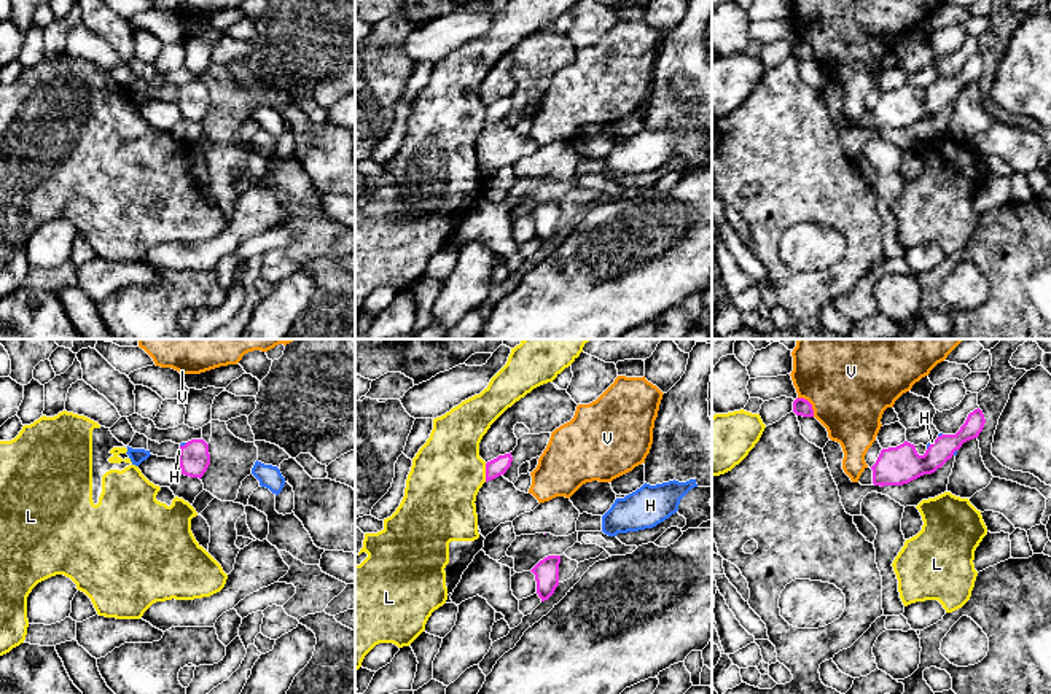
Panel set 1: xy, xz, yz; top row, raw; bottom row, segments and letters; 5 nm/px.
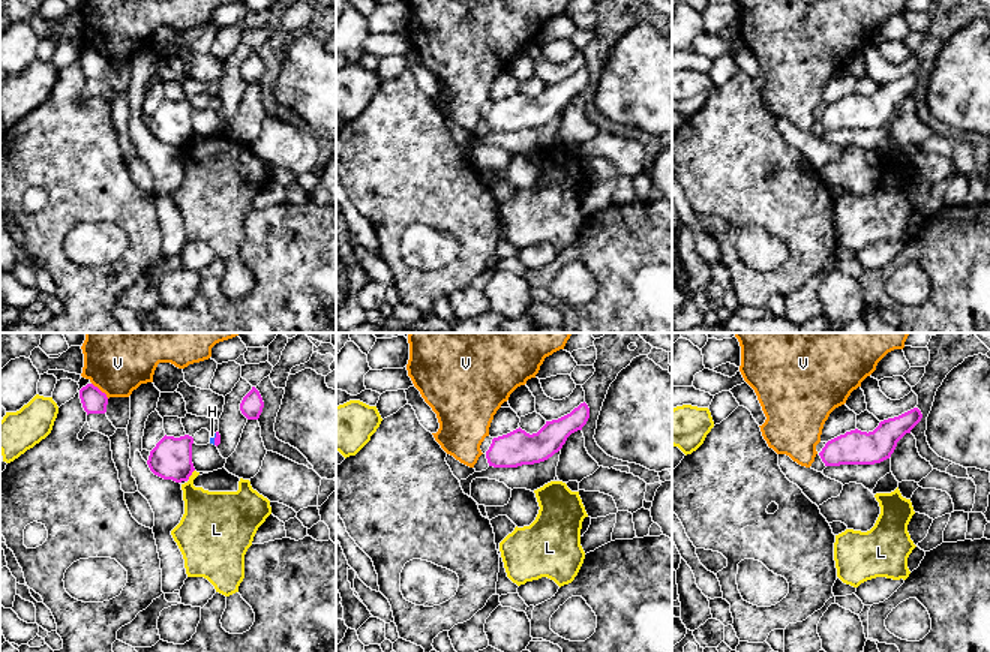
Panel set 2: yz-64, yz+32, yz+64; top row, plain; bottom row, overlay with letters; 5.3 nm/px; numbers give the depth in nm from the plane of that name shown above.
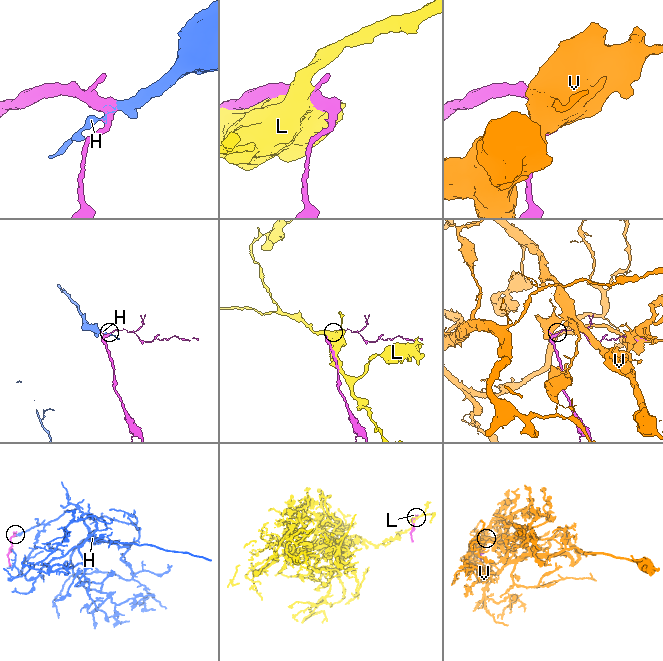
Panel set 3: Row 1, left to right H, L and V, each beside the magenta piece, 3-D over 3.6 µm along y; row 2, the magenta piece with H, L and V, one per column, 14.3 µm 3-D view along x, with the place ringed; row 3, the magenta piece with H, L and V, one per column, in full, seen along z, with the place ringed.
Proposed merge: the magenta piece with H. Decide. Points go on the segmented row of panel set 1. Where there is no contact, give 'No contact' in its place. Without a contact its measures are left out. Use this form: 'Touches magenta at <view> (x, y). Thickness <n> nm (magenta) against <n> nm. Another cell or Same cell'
Touches magenta at xy (179, 457). Thickness 160 nm (magenta) against 20 nm. Same cell

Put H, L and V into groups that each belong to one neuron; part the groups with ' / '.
H / L / V

